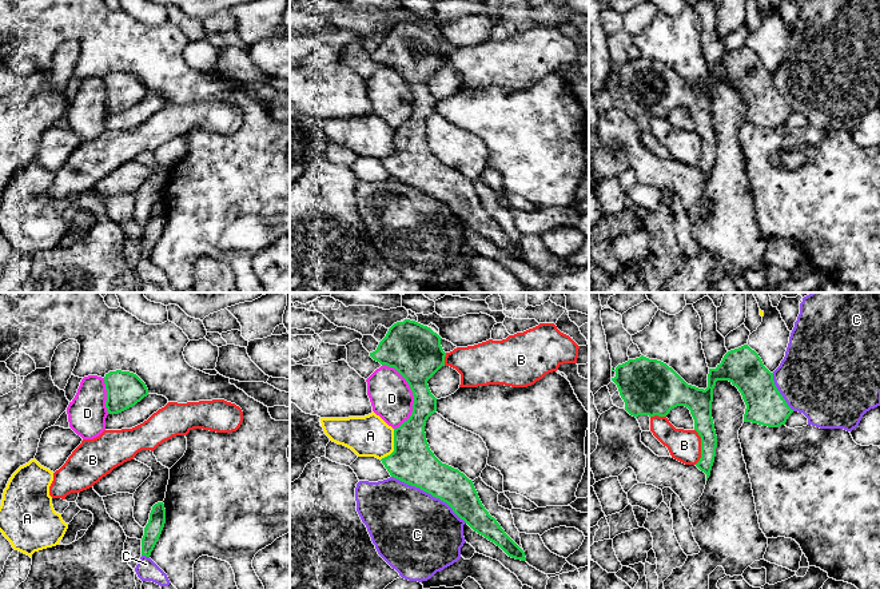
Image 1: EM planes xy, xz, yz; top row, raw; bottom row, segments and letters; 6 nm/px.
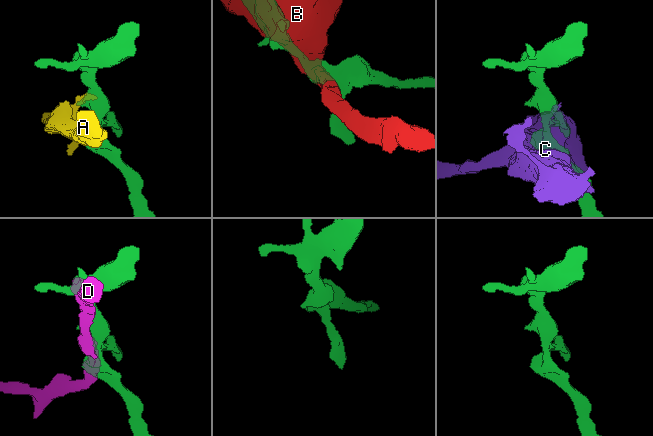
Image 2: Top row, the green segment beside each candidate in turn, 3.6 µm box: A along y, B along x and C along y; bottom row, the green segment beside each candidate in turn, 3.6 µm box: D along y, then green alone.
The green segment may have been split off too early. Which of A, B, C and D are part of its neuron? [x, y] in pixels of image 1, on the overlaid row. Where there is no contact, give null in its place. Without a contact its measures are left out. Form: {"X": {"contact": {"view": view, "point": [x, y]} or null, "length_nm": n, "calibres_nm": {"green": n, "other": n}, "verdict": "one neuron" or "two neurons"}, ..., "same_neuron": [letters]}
{"A": {"contact": {"view": "xz", "point": [394, 446]}, "length_nm": 200, "calibres_nm": {"green": 260, "other": 240}, "verdict": "two neurons"}, "B": {"contact": {"view": "yz", "point": [701, 446]}, "length_nm": 220, "calibres_nm": {"green": 140, "other": 190}, "verdict": "two neurons"}, "C": {"contact": {"view": "xz", "point": [429, 493]}, "length_nm": 550, "calibres_nm": {"green": 260, "other": 480}, "verdict": "two neurons"}, "D": {"contact": {"view": "xz", "point": [413, 394]}, "length_nm": 400, "calibres_nm": {"green": 320, "other": 260}, "verdict": "two neurons"}, "same_neuron": []}

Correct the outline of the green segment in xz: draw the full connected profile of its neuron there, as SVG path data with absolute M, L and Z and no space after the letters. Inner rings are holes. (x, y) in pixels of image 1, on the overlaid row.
M405 319L403 322L394 323L386 337L379 342L377 350L370 353L370 357L382 366L394 367L406 379L414 395L410 418L394 429L394 451L381 461L391 477L419 487L446 502L474 532L494 542L509 557L526 561L525 552L485 509L473 481L458 469L442 463L429 447L425 426L427 418L437 411L437 398L431 394L427 381L445 366L446 353L441 346L441 339L430 327L415 321Z

